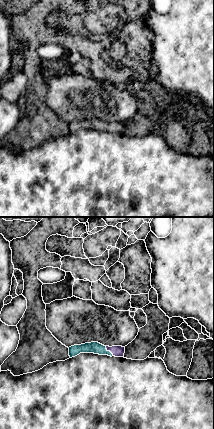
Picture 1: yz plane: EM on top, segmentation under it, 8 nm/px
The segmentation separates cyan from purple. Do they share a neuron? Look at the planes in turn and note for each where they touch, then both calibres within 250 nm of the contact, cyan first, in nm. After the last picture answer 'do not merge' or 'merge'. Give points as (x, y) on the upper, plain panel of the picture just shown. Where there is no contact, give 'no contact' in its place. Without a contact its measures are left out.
(109, 127) | 100/100 nm

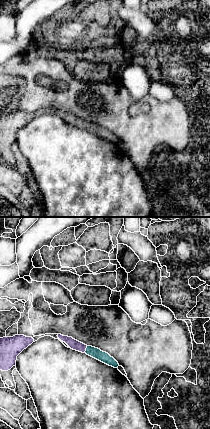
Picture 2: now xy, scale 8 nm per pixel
(86, 125) | 90/80 nm

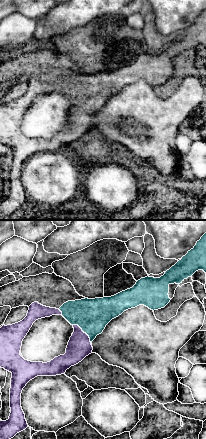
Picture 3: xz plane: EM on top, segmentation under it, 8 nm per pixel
(84, 108) | 280/190 nm

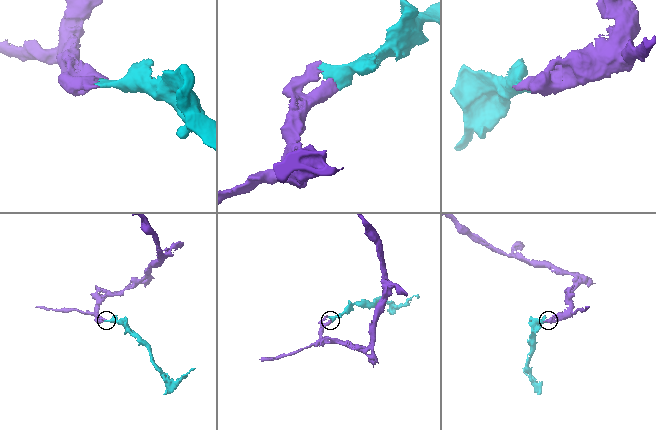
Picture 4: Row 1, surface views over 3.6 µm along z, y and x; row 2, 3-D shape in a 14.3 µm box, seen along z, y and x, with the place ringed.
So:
merge

